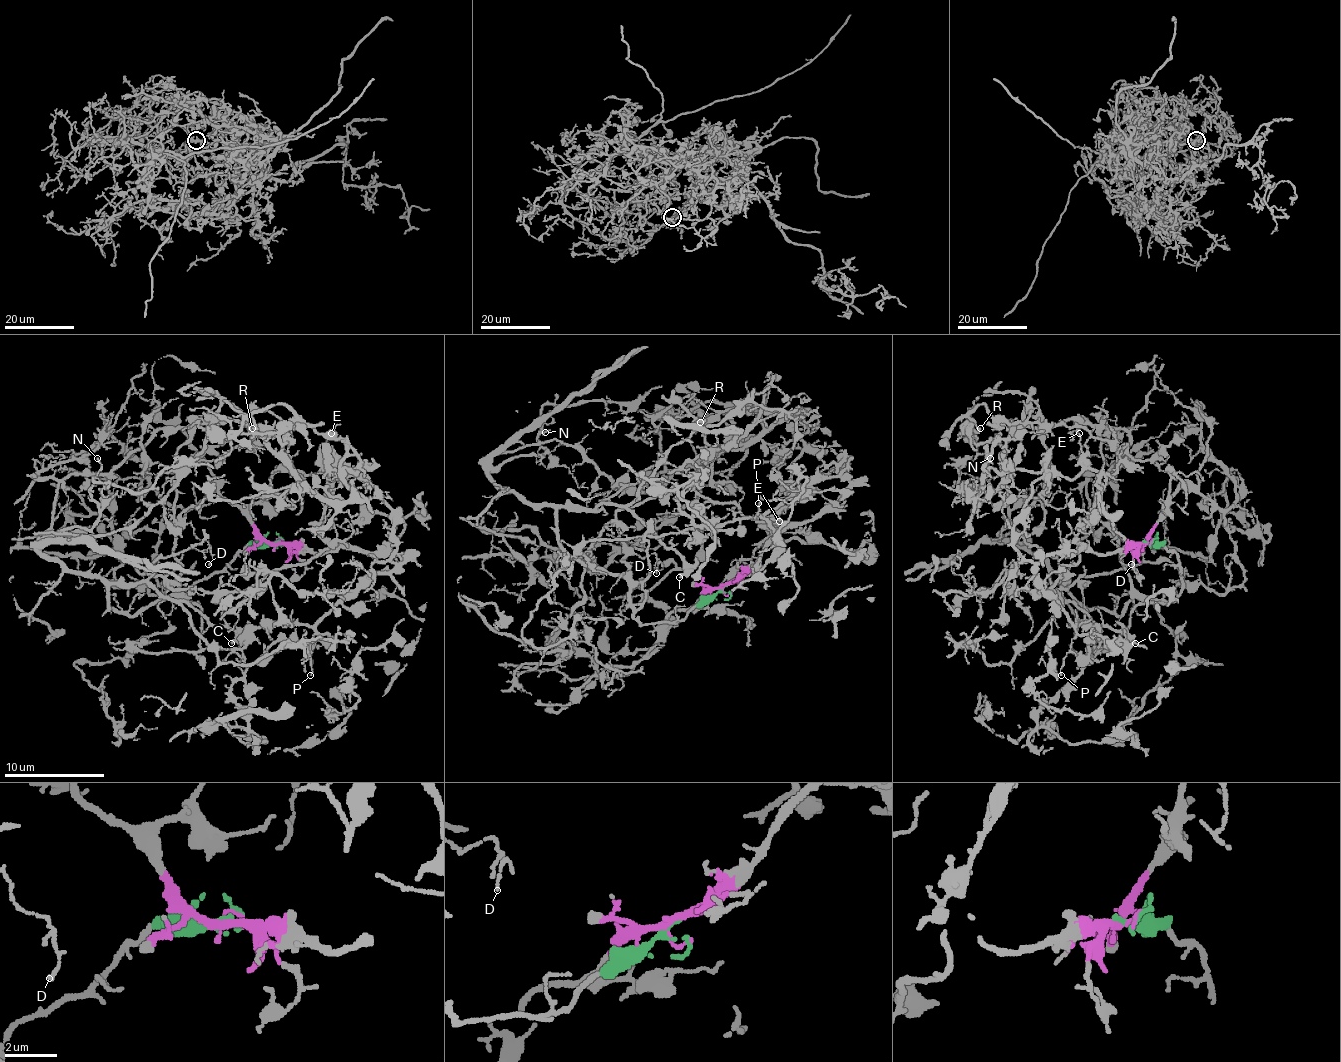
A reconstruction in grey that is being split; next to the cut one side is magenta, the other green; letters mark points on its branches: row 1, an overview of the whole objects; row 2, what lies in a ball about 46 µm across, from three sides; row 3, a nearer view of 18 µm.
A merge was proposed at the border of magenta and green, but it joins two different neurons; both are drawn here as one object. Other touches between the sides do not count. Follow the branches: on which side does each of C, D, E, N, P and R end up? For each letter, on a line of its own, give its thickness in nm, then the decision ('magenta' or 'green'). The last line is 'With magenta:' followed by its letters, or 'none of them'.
C: 260 nm | green
D: 100 nm | green
E: 110 nm | magenta
N: 110 nm | green
P: 100 nm | magenta
R: 190 nm | magenta
With magenta: E, P, R

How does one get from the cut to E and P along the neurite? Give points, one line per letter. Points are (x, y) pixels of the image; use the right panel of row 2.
E: (1143, 544), (1126, 544), (1103, 554), (1083, 546), (1076, 536), (1106, 476), (1081, 448), (1078, 433)
P: (1143, 544), (1126, 544), (1106, 554), (1083, 549), (1051, 551), (1043, 559), (1036, 576), (1076, 631), (1061, 674)

